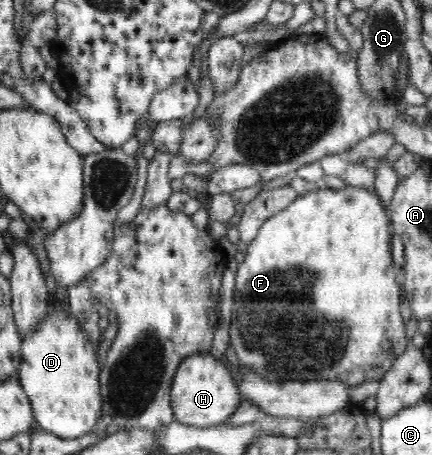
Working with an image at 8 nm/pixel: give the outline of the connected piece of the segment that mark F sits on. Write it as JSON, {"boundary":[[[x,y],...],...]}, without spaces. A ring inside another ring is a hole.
{"boundary":[[[346,185],[341,189],[325,187],[314,190],[314,192],[308,192],[308,194],[299,195],[285,210],[274,214],[262,223],[256,238],[247,244],[244,261],[239,264],[235,277],[233,304],[236,308],[232,308],[231,312],[230,335],[232,340],[230,342],[232,354],[236,350],[236,358],[238,358],[240,366],[247,366],[270,382],[279,382],[280,380],[284,382],[286,380],[300,381],[308,378],[312,380],[342,381],[351,386],[358,386],[358,384],[364,384],[364,382],[370,380],[382,380],[382,376],[390,370],[390,366],[394,364],[396,358],[400,357],[402,352],[410,345],[408,344],[408,337],[404,333],[406,329],[404,329],[404,318],[402,317],[402,310],[400,310],[401,288],[396,282],[398,270],[394,268],[394,262],[392,261],[390,249],[392,229],[388,214],[387,208],[382,205],[382,201],[380,201],[380,197],[375,193],[375,190],[352,188]],[[294,304],[298,304],[298,308],[302,306],[302,312],[296,312],[296,320],[290,318],[290,314],[292,314],[290,310],[294,308]]]}

